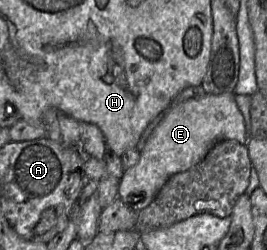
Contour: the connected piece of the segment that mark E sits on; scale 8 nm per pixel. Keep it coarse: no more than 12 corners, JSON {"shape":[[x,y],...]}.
{"shape":[[234,92],[160,114],[117,197],[137,213],[222,140],[247,143]]}

